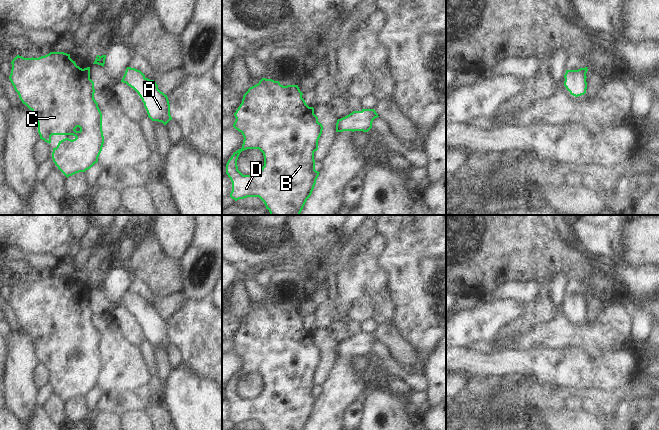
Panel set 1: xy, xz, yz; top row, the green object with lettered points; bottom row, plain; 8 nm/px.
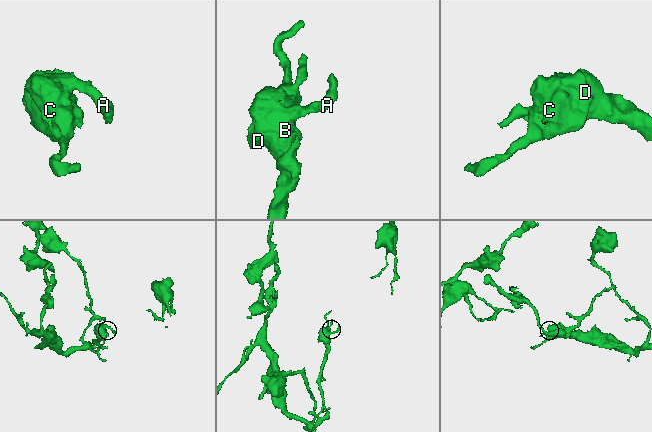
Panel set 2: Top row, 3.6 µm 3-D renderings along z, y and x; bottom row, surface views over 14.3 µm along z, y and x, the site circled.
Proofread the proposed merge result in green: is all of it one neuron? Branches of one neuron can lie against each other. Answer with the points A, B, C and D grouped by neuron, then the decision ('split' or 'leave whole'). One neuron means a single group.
A B C D | leave whole

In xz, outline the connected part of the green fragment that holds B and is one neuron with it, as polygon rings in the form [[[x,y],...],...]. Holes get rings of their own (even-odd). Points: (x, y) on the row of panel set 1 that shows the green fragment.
[[[262,78],[244,94],[242,103],[234,113],[233,127],[242,133],[242,148],[233,153],[226,164],[226,174],[232,182],[230,197],[235,201],[259,197],[270,215],[300,215],[311,196],[319,176],[315,170],[314,152],[323,126],[302,98],[298,85],[283,86],[279,81]],[[259,149],[264,156],[264,166],[255,175],[243,175],[237,166],[240,153]]]

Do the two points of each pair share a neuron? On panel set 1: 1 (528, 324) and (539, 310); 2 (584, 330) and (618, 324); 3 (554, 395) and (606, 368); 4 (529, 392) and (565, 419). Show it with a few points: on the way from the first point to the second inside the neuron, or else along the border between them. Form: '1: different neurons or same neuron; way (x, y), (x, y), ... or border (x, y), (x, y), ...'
1: same neuron; way (529, 321), (537, 313)
2: same neuron; way (592, 330), (605, 330), (610, 326)
3: different neurons; border (535, 378), (556, 388)
4: different neurons; border (564, 407), (558, 411), (548, 411), (543, 419)

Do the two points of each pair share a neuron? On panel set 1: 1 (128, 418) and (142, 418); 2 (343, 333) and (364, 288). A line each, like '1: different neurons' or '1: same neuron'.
1: same neuron
2: same neuron

